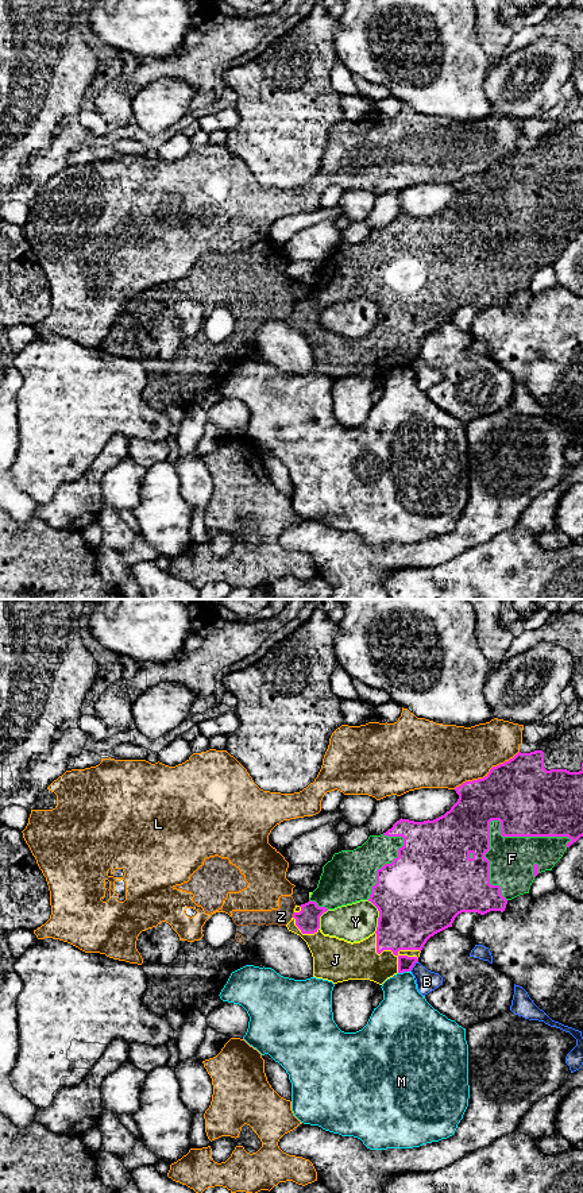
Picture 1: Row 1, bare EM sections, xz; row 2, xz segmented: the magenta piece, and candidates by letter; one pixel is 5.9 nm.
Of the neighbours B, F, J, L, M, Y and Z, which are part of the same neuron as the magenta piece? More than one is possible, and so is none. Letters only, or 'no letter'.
F, J

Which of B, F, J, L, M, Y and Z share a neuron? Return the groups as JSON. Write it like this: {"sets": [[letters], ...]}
{"sets": [["B"], ["F", "J"], ["L", "Z"], ["M"], ["Y"]]}

